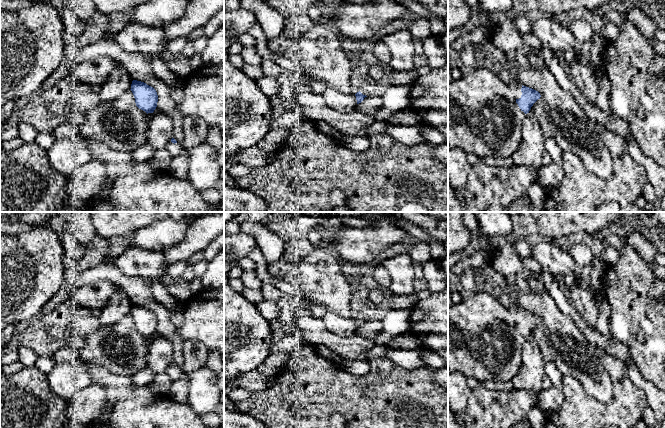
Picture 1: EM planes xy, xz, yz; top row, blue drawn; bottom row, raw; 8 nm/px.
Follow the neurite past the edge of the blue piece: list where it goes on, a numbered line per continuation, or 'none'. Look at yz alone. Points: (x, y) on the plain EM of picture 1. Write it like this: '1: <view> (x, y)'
none

